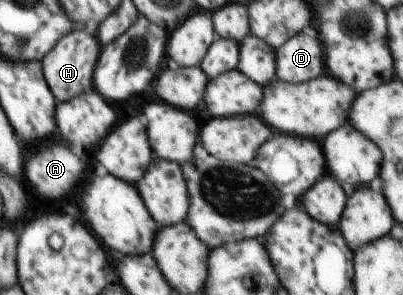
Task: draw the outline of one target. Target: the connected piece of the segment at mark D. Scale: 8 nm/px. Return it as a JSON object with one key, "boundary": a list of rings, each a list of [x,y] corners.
{"boundary":[[[302,30],[276,49],[277,79],[302,83],[327,74],[324,58],[321,39]]]}

